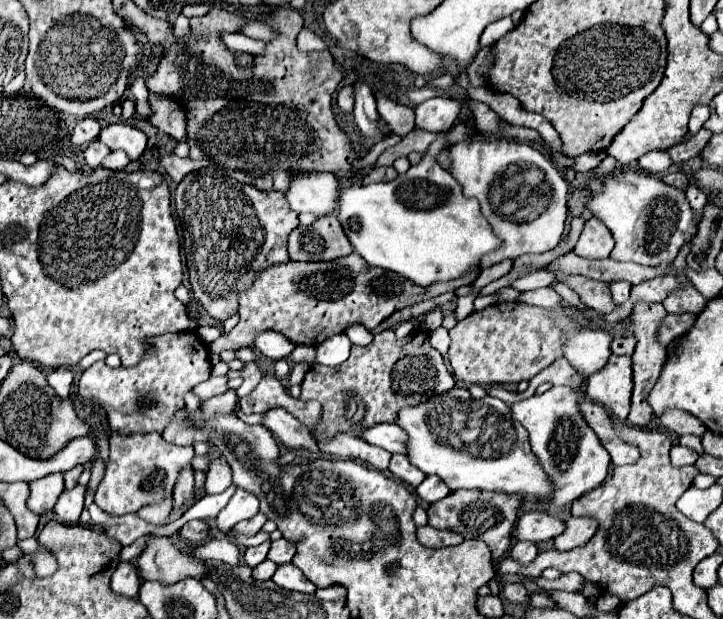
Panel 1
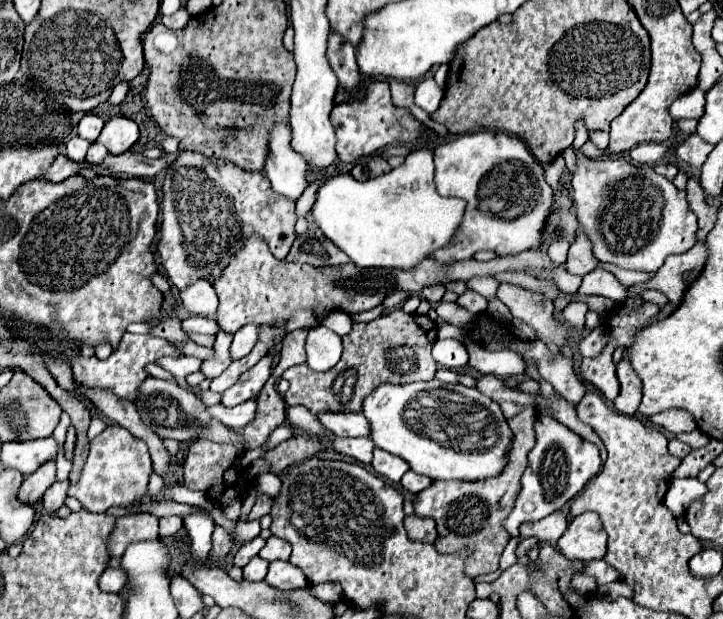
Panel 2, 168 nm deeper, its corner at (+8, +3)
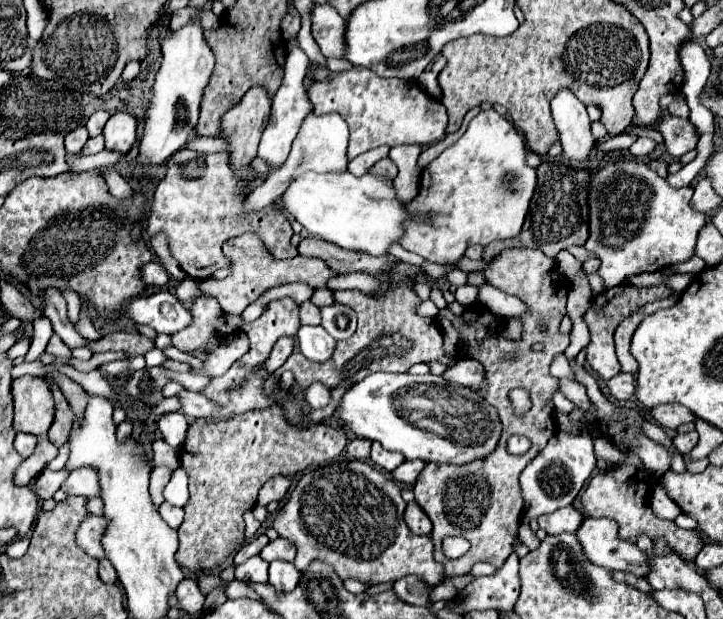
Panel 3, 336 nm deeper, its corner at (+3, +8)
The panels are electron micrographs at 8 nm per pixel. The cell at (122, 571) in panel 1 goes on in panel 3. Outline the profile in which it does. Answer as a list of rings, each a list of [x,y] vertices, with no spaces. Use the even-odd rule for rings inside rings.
[[[105,559],[99,561],[99,577],[103,583],[117,583],[117,571],[113,569],[113,565]]]

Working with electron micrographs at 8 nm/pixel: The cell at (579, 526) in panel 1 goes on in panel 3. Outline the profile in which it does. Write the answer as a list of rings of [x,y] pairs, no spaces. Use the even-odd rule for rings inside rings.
[[[585,517],[575,535],[589,561],[607,569],[629,571],[637,577],[645,571],[645,555],[635,543],[627,543],[617,537],[617,523],[613,519]]]

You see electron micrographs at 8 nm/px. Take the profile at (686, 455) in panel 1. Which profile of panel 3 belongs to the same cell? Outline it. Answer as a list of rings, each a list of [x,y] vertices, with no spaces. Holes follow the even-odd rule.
[[[691,431],[691,433],[677,435],[677,437],[673,439],[673,445],[675,445],[675,449],[677,449],[679,453],[687,453],[687,451],[691,451],[691,449],[697,445],[697,441],[699,441],[697,431]]]

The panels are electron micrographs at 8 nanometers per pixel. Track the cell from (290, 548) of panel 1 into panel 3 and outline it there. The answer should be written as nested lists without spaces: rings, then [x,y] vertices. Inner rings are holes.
[[[277,537],[275,541],[269,541],[261,553],[259,553],[265,561],[275,561],[275,559],[281,559],[281,561],[293,561],[295,559],[295,545],[289,543],[285,537]]]

